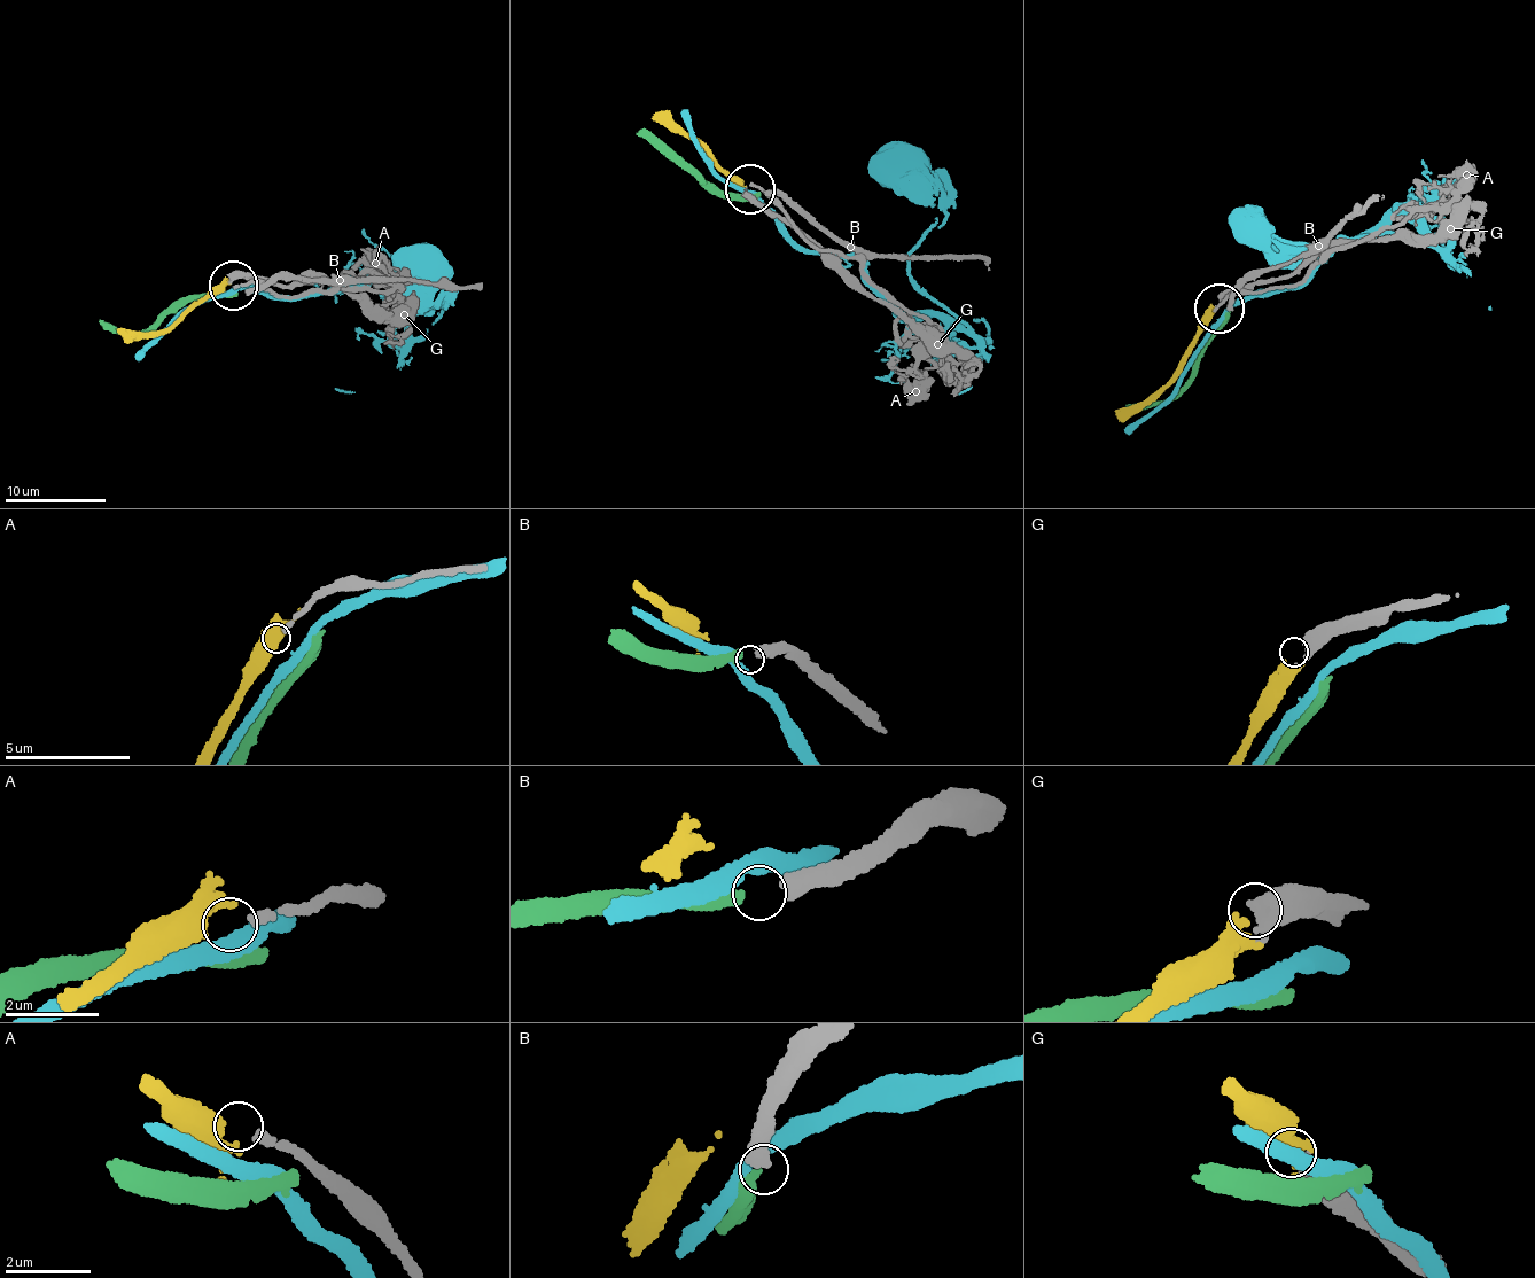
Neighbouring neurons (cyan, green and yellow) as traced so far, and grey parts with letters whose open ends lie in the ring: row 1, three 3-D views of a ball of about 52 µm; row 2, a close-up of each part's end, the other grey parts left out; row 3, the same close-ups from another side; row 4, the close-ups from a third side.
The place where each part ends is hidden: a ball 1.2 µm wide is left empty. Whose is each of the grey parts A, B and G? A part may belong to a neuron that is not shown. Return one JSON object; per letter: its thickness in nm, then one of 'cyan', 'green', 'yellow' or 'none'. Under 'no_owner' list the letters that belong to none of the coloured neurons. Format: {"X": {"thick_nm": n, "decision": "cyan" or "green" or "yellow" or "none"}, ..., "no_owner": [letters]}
{"A": {"thick_nm": 180, "decision": "none"}, "B": {"thick_nm": 380, "decision": "green"}, "G": {"thick_nm": 420, "decision": "yellow"}, "no_owner": ["A"]}

